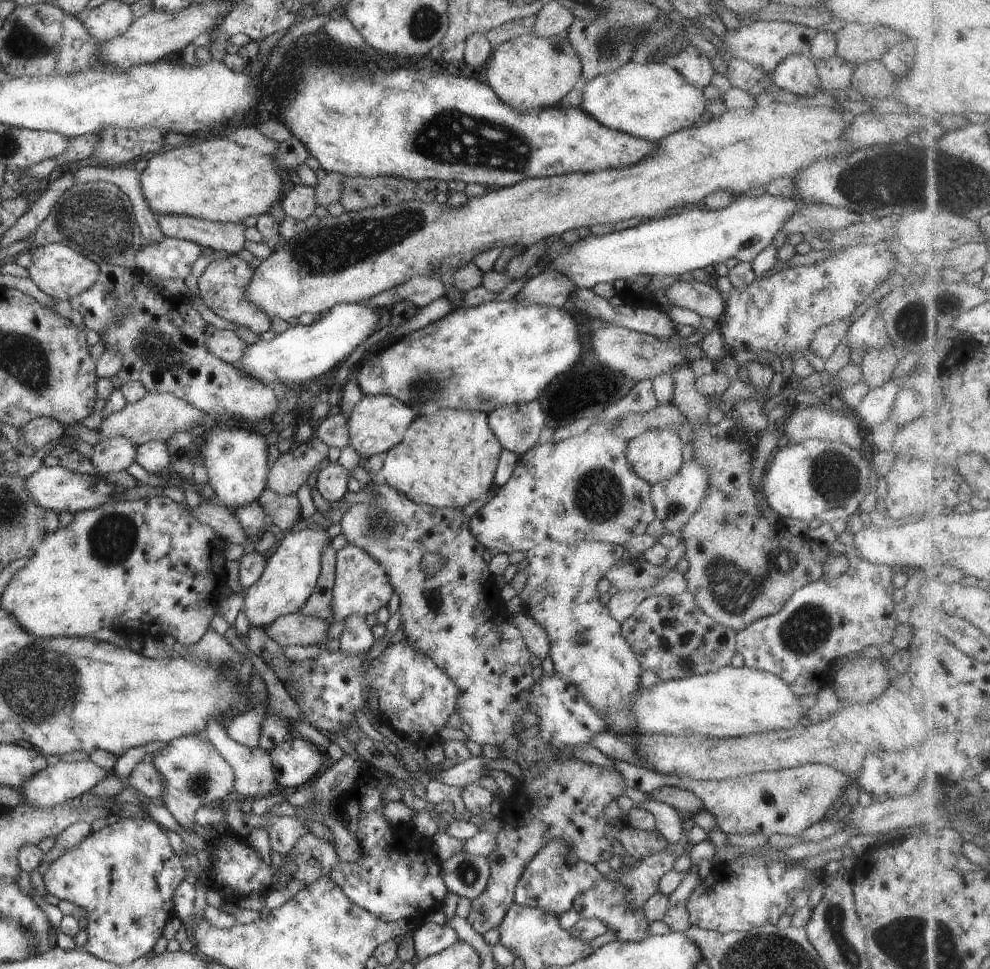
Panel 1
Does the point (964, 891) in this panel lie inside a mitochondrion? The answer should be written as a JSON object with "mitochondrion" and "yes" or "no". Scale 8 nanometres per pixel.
{"mitochondrion":"no"}

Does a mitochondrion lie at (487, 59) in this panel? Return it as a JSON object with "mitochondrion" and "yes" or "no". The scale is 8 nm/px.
{"mitochondrion":"no"}

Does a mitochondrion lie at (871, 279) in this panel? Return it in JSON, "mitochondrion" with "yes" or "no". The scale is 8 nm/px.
{"mitochondrion":"no"}

